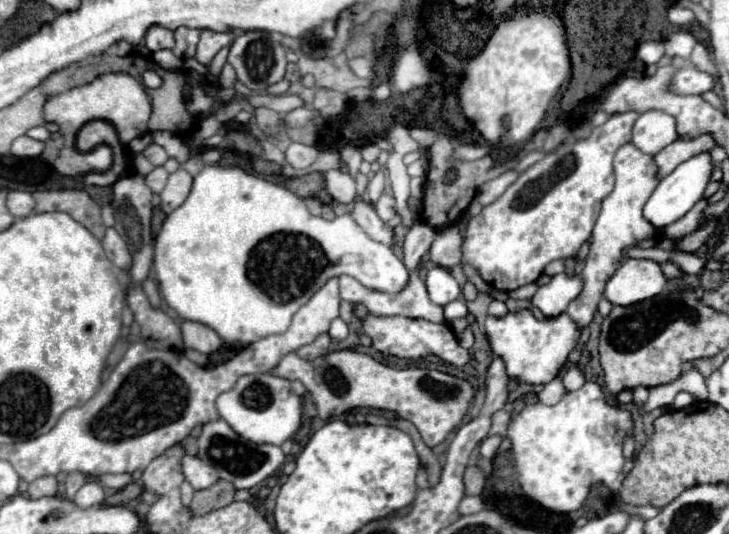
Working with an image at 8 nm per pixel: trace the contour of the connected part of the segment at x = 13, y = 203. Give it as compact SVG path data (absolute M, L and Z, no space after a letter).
M8 191L6 205L16 219L22 219L34 211L34 197L28 191Z

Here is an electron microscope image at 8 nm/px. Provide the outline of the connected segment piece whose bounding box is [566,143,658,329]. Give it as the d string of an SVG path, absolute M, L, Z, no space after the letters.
M626 143L618 149L616 157L614 157L614 173L616 173L616 187L614 191L602 201L602 211L600 217L596 221L596 227L592 231L592 245L590 245L590 253L586 257L586 265L582 269L582 291L580 295L568 305L566 315L572 317L572 321L578 325L578 329L584 329L590 325L596 305L602 297L604 285L610 279L610 275L614 273L614 269L620 265L620 255L624 247L636 245L638 241L646 239L646 237L654 237L656 229L642 217L642 207L648 201L650 193L656 189L658 179L656 179L656 171L658 167L654 165L652 155L642 153L640 149L636 149L632 143Z

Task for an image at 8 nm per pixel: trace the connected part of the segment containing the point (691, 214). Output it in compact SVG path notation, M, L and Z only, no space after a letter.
M707 199L698 201L698 203L696 203L696 205L694 205L694 207L680 220L660 229L660 235L664 234L664 237L677 240L694 232L699 226L702 211L708 205L707 201Z

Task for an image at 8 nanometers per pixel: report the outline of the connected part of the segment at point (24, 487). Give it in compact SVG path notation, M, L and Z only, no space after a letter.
M20 477L20 483L18 483L18 491L16 495L24 495L24 497L32 497L32 499L40 499L40 497L54 497L56 495L56 477L40 477L38 481L24 481Z

